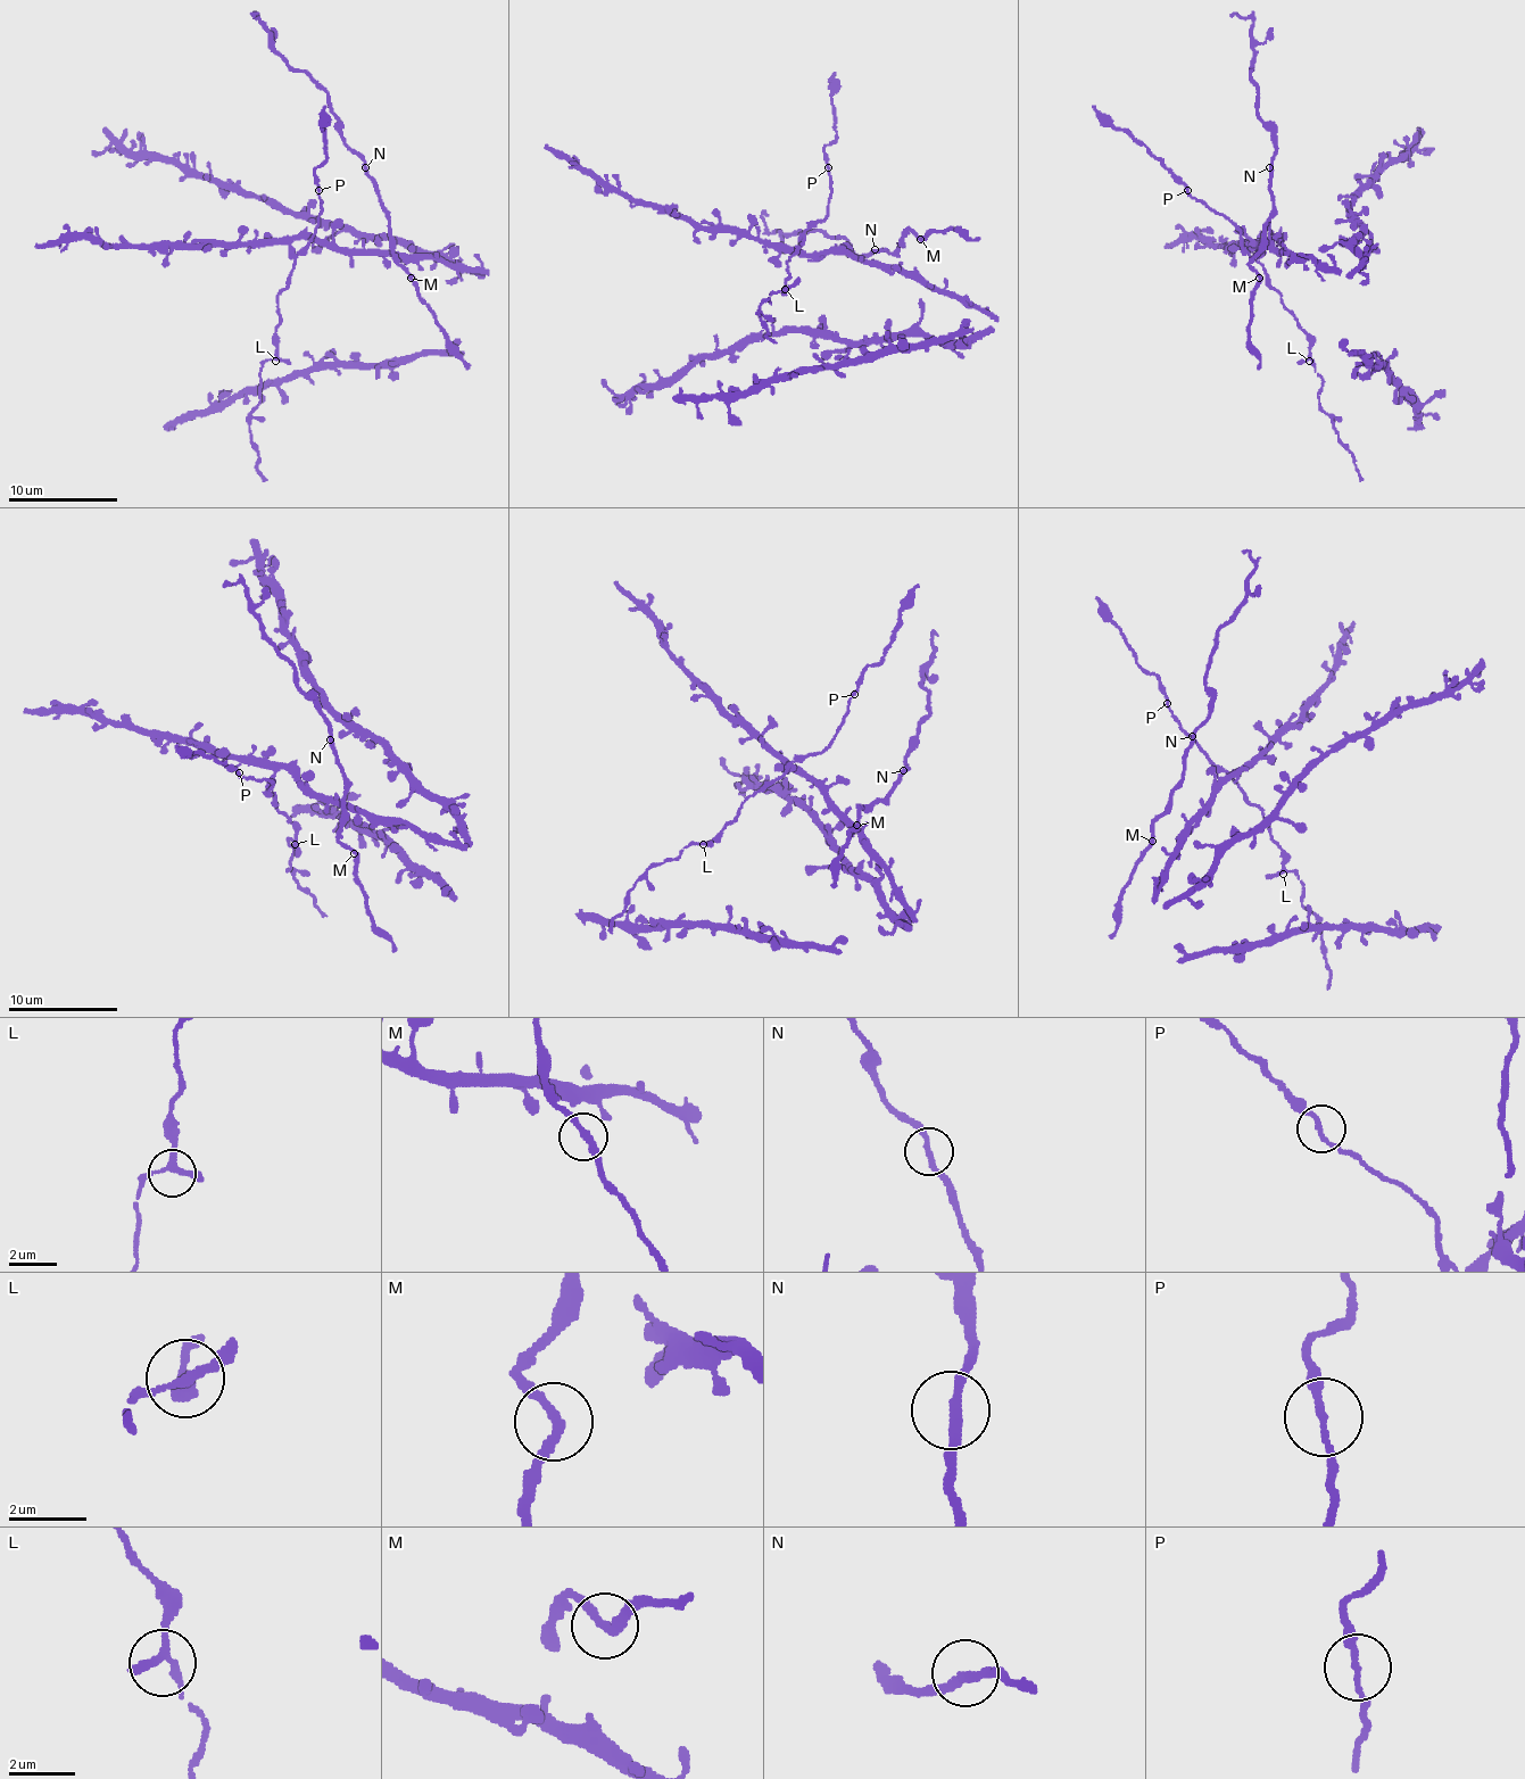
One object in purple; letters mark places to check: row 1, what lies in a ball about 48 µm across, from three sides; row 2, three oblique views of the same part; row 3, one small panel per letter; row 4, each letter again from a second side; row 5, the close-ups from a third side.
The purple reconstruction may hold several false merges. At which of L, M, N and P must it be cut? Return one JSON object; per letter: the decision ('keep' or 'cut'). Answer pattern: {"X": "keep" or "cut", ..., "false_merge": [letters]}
{"L": "keep", "M": "keep", "N": "keep", "P": "keep", "false_merge": []}

